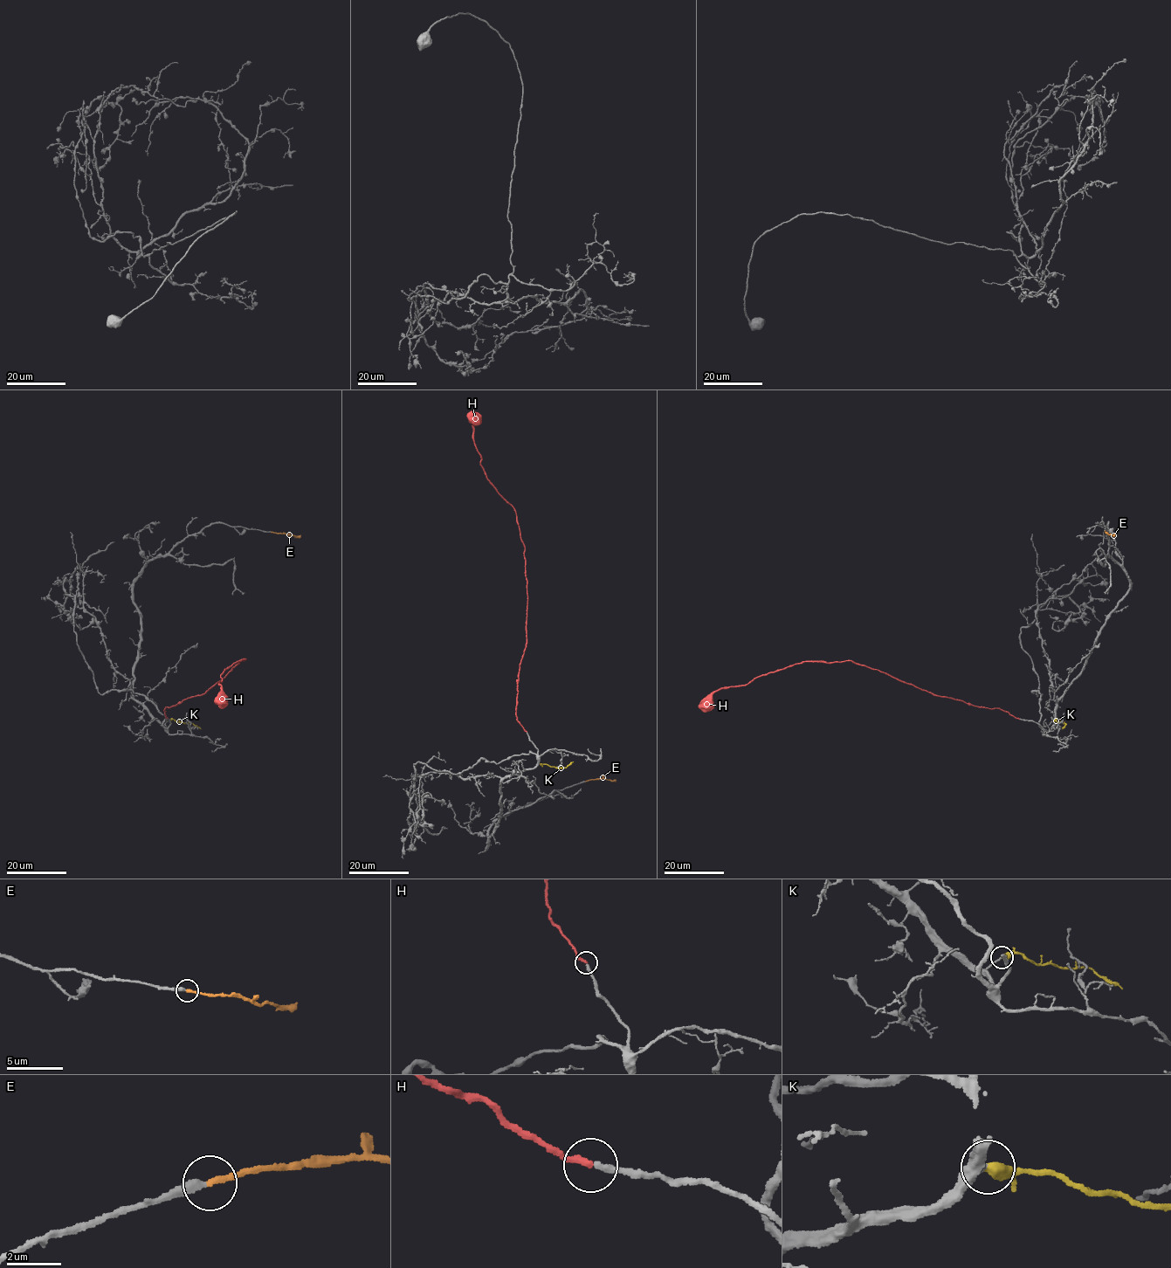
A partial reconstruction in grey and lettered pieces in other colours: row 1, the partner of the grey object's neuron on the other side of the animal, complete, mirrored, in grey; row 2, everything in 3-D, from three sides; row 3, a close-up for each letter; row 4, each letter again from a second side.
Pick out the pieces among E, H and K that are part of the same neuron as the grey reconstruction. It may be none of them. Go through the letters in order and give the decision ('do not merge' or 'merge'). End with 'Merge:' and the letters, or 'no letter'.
E: merge
H: merge
K: do not merge
Merge: E, H

